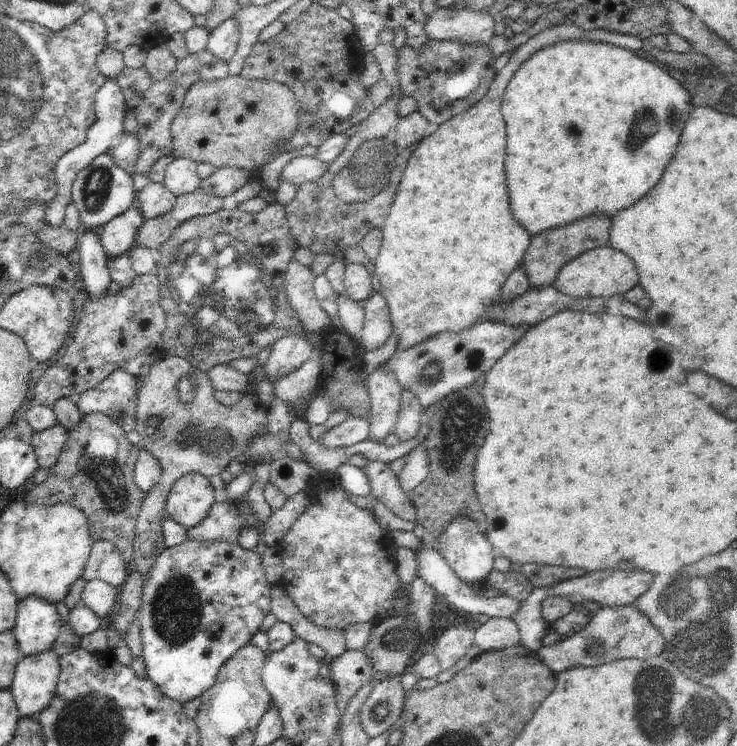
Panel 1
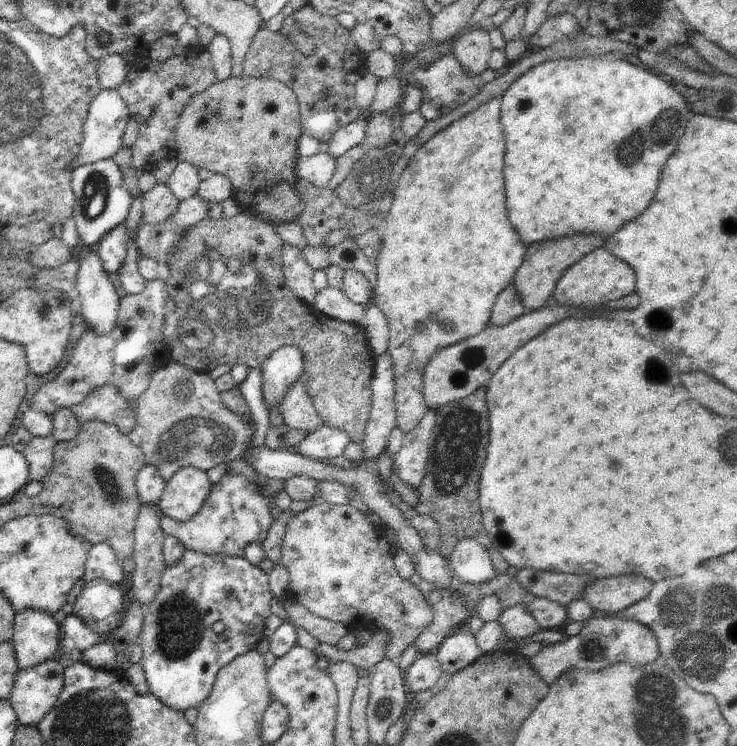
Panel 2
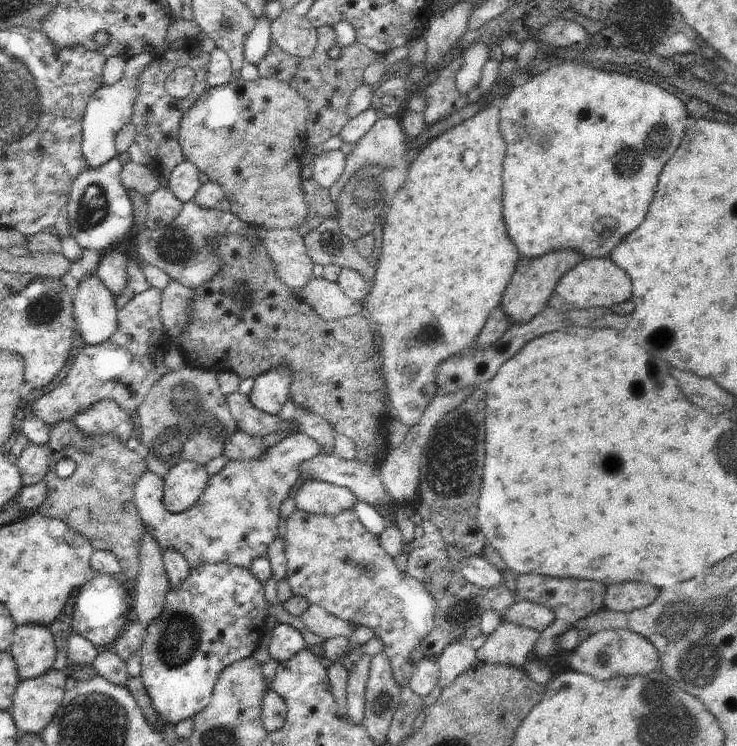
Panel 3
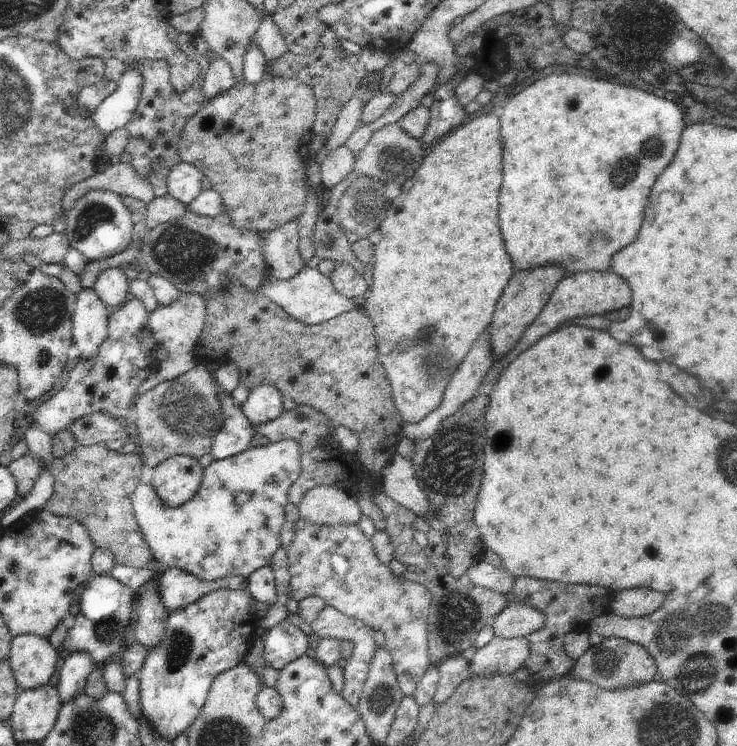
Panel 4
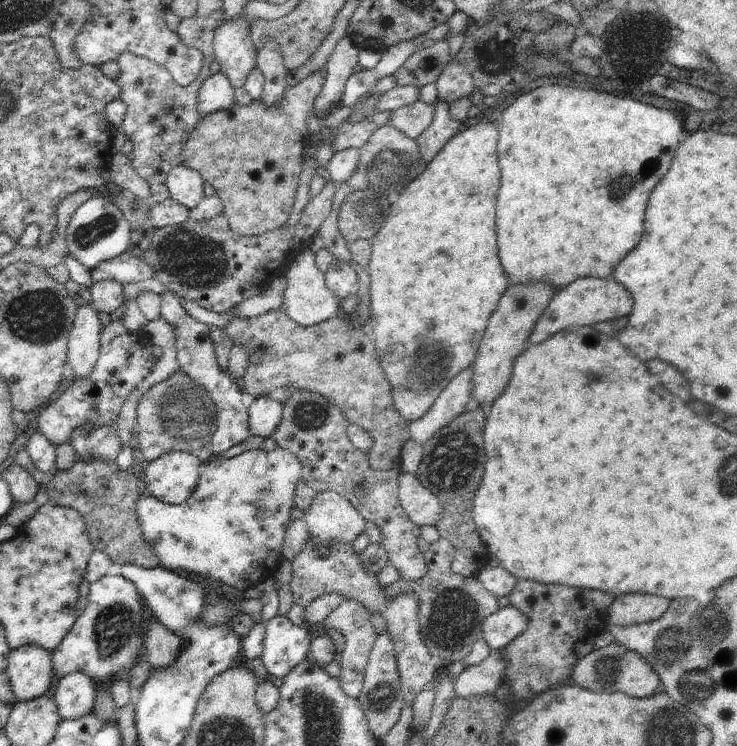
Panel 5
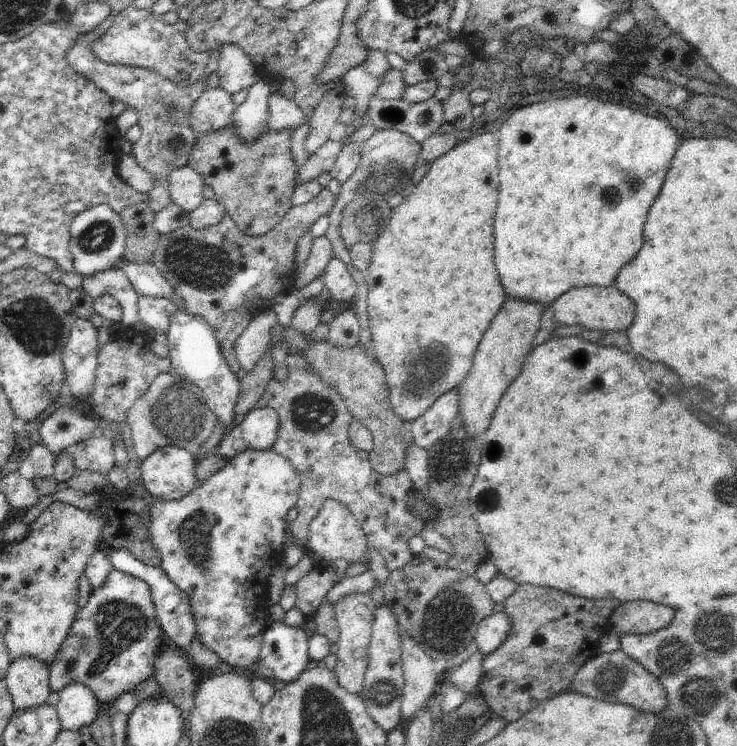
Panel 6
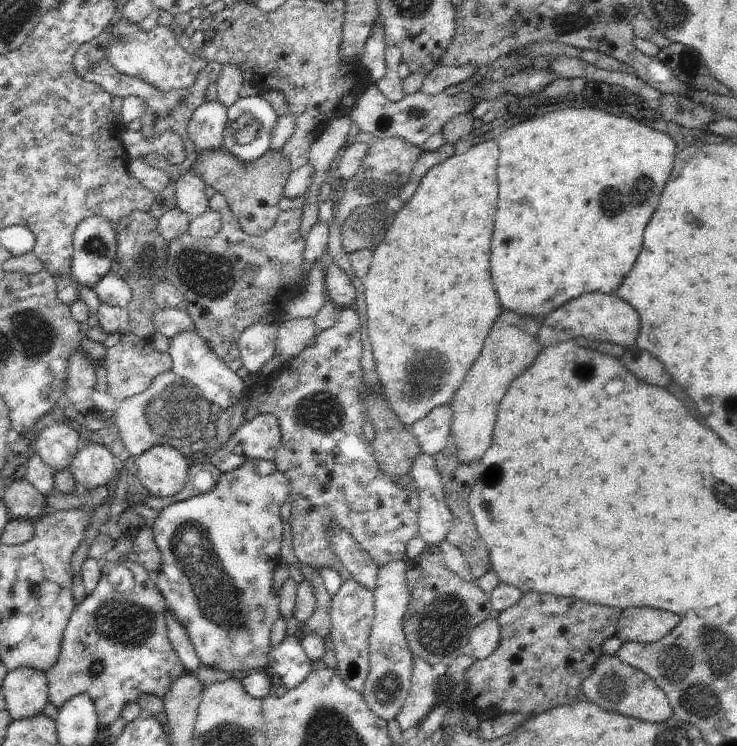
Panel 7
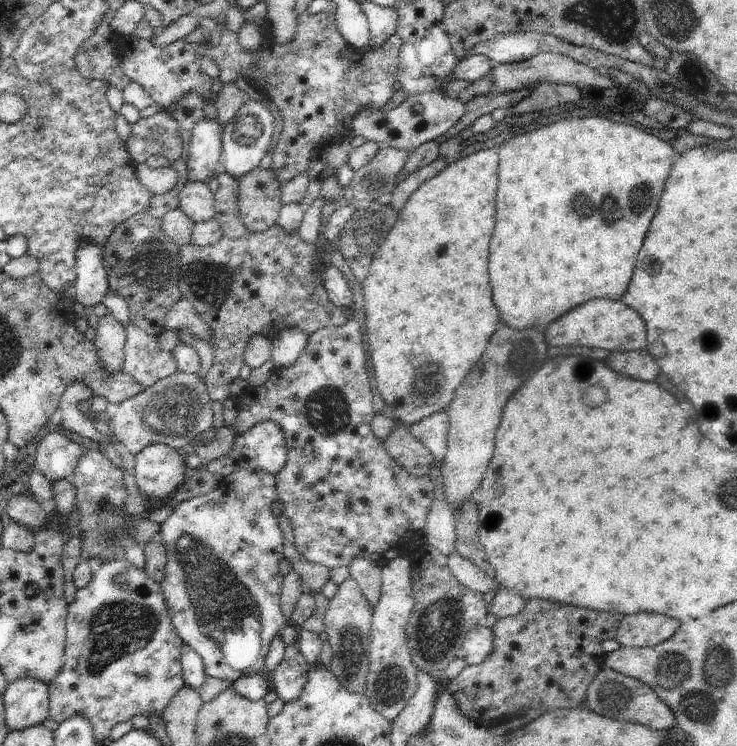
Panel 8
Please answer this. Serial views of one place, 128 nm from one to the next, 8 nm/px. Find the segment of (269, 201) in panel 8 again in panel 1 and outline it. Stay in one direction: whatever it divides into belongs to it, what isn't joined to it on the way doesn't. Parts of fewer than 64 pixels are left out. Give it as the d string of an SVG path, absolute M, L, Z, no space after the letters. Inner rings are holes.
M241 74L215 81L198 81L188 89L181 109L171 122L172 155L176 159L189 158L196 164L208 163L216 169L231 166L252 171L253 176L250 179L261 180L262 166L272 162L279 155L281 143L287 143L296 132L298 105L292 89L276 81L250 80Z

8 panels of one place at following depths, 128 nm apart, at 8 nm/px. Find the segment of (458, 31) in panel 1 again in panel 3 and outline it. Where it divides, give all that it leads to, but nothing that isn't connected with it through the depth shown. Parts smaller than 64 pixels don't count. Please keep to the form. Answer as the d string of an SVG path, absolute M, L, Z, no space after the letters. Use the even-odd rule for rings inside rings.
M482 41L475 42L462 54L464 66L457 74L457 88L460 94L470 94L476 86L480 86L483 68L488 62L490 48Z

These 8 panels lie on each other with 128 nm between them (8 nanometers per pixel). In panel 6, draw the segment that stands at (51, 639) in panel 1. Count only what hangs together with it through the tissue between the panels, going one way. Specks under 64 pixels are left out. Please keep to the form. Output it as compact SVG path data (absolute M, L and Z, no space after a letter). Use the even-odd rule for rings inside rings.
M20 657L7 670L4 682L15 711L36 708L51 692L49 665L36 657Z

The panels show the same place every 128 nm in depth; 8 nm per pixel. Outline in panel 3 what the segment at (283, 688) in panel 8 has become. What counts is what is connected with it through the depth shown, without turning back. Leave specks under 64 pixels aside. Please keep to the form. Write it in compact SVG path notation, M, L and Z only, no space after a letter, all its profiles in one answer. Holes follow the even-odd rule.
M278 624L272 631L270 638L270 658L278 663L290 660L294 654L306 648L303 635L290 624Z

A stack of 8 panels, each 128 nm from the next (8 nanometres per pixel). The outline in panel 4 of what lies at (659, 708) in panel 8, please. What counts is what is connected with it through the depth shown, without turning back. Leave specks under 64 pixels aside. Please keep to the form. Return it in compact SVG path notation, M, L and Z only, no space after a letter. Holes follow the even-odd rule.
M606 637L599 645L590 647L575 660L570 676L588 681L602 689L626 689L658 680L656 661L639 644L626 639Z

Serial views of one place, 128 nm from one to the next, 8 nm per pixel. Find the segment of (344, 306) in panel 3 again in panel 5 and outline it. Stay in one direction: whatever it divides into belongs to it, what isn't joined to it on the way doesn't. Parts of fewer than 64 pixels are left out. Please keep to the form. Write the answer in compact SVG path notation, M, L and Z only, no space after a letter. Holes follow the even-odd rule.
M311 246L299 251L294 260L289 264L285 274L287 284L283 293L281 310L290 319L300 323L303 327L320 324L330 317L338 315L342 300L325 283L323 272L320 272L316 266L315 253Z

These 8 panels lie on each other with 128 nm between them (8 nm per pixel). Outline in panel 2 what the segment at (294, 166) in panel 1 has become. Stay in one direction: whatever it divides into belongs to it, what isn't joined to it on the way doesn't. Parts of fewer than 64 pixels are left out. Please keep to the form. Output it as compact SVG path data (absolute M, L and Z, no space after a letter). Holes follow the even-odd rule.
M318 153L297 158L296 178L309 180L319 187L326 187L333 177L337 158L330 153Z

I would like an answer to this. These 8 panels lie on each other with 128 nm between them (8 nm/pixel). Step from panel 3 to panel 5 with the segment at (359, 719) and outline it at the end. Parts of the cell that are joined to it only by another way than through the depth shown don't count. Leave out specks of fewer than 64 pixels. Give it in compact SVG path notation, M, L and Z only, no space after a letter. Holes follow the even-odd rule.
M348 599L332 611L323 622L324 628L334 627L345 636L345 648L341 653L341 660L338 661L341 666L339 681L344 692L354 698L357 698L362 690L369 654L378 635L375 625L370 621L371 615L371 610L366 608L364 603Z

